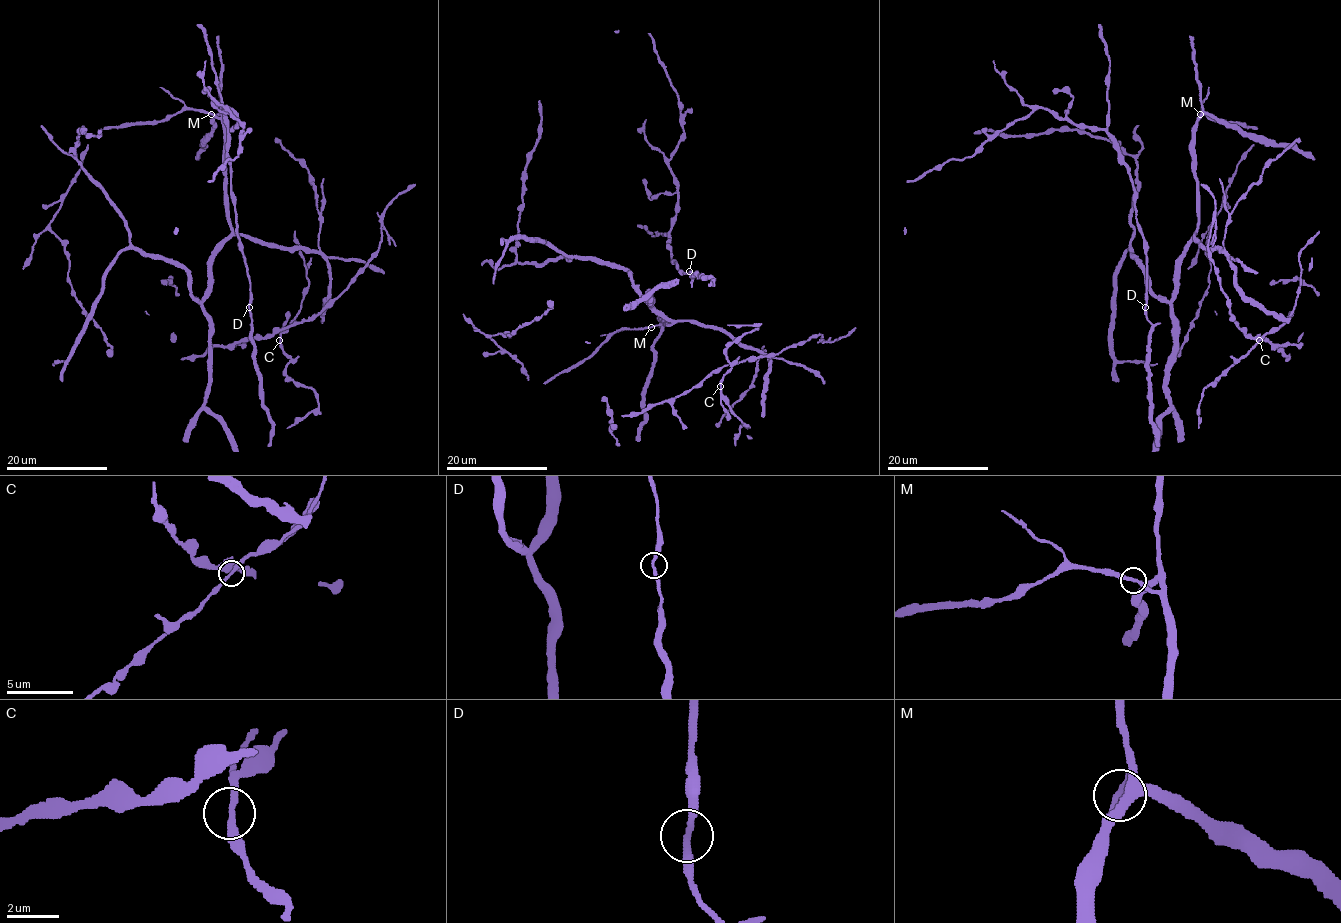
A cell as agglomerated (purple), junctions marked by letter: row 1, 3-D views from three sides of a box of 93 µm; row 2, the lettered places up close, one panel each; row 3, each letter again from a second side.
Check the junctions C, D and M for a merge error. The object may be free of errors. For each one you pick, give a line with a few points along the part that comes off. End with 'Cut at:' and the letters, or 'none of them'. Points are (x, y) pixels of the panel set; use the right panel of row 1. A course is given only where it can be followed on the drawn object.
Cut at: none of them

